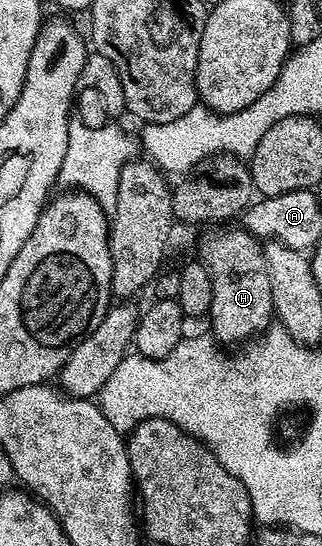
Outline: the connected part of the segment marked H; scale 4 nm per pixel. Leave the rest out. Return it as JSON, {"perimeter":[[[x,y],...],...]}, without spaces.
{"perimeter":[[[232,226],[221,227],[224,228],[221,232],[212,232],[204,240],[204,248],[208,251],[206,263],[214,286],[214,302],[210,313],[212,329],[210,332],[221,345],[236,344],[235,346],[240,346],[259,336],[265,328],[273,323],[274,309],[272,291],[270,290],[270,274],[266,274],[266,258],[261,241],[244,231],[243,227],[228,227]]]}

